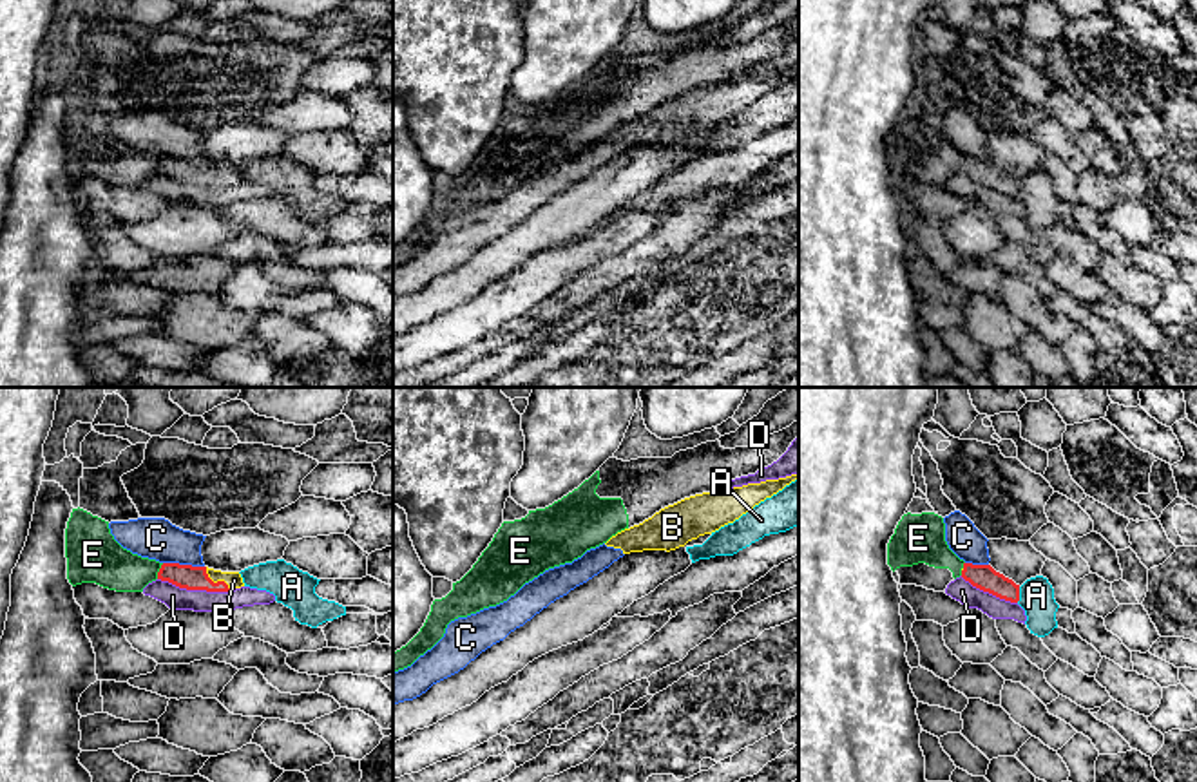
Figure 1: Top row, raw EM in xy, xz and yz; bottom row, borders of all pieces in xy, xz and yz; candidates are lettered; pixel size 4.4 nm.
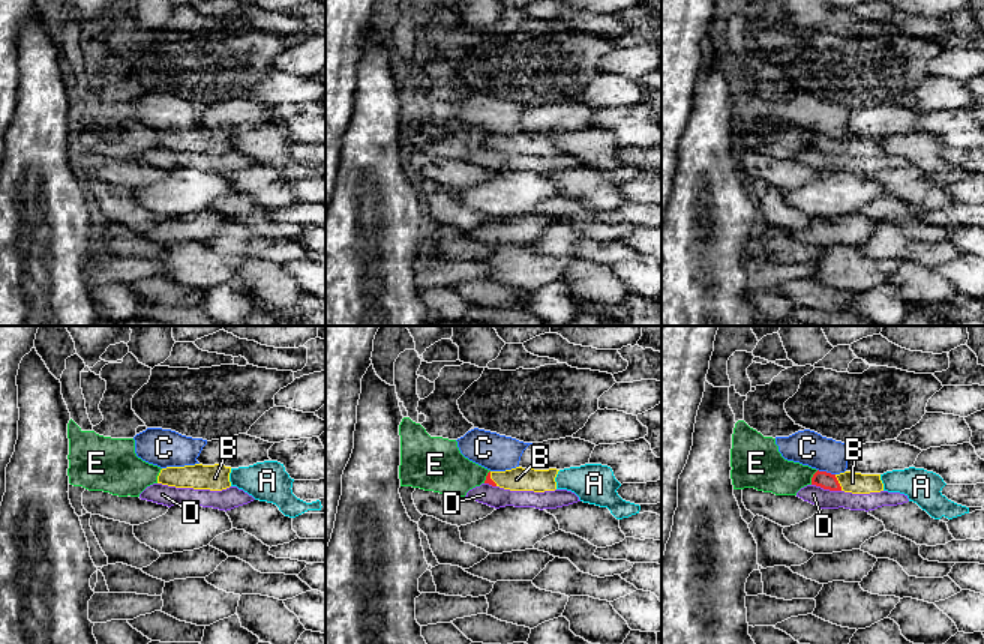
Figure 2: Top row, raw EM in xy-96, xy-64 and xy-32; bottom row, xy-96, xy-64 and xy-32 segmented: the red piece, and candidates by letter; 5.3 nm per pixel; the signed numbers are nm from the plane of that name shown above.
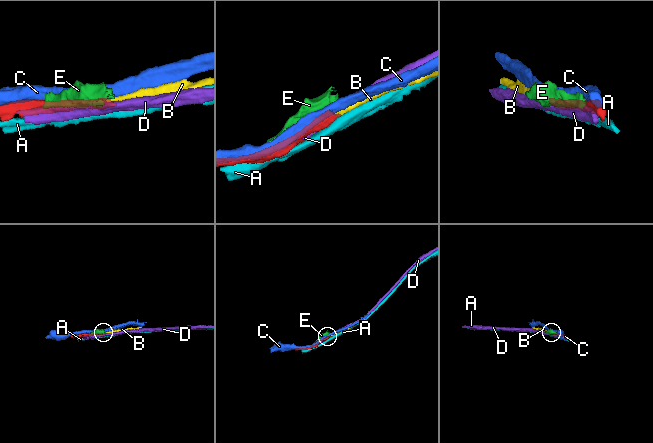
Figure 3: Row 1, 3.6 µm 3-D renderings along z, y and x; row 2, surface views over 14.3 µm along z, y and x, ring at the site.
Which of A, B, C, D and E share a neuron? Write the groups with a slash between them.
A / B / C / D / E

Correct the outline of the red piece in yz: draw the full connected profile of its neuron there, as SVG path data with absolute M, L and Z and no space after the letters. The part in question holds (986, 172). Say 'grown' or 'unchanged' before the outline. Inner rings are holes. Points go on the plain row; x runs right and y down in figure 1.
unchanged; M963 157L962 172L972 181L989 186L1000 194L1010 197L1020 196L1020 179L996 167L991 159Z

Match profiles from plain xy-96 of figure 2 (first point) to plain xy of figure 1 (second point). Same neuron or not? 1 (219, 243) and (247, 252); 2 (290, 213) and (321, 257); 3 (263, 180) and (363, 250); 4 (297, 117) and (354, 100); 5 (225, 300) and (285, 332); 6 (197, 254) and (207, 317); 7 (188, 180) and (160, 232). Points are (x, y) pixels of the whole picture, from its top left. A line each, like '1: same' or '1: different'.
1: different
2: same
3: different
4: different
5: different
6: same
7: same

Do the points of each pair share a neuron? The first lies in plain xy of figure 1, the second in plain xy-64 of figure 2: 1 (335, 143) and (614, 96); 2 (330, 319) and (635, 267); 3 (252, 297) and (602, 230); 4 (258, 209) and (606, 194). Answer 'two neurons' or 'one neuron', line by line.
1: two neurons
2: one neuron
3: two neurons
4: one neuron

